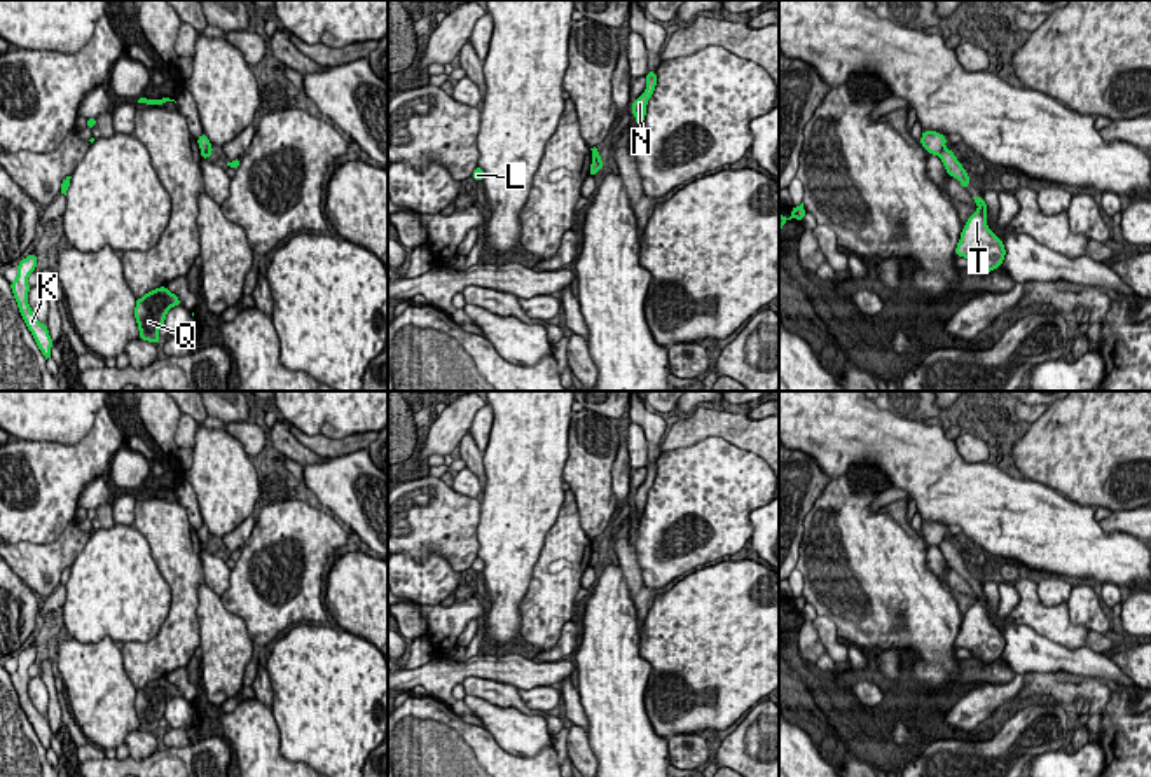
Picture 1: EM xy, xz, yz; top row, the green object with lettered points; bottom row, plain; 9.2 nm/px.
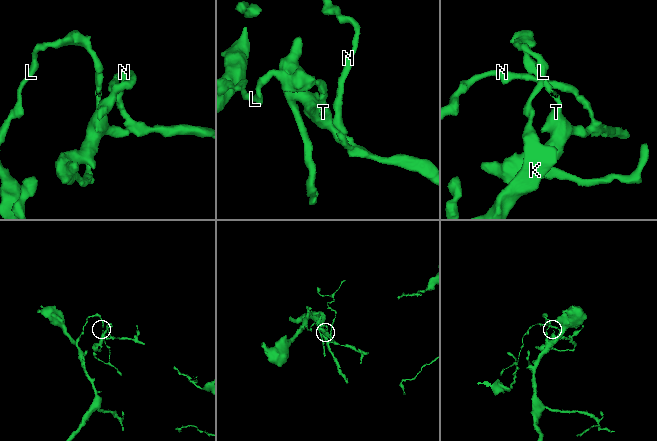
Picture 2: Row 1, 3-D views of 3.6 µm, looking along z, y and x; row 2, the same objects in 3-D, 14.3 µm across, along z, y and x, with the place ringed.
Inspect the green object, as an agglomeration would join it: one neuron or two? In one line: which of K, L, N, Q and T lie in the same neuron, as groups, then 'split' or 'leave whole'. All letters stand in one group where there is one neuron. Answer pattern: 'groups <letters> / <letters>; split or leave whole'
groups K L / N Q T; split

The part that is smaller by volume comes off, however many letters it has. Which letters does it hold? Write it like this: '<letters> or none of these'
N, Q, T

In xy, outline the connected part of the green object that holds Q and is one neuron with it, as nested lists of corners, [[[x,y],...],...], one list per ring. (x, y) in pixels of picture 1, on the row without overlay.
[[[166,677],[150,681],[141,690],[136,690],[134,709],[140,730],[159,735],[159,719],[164,718],[166,704],[175,697],[182,697],[182,693]]]

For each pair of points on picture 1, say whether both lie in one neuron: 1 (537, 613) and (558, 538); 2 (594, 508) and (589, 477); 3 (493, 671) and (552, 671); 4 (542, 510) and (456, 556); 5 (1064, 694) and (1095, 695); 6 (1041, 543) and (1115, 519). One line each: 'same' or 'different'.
1: same
2: same
3: same
4: different
5: same
6: different

